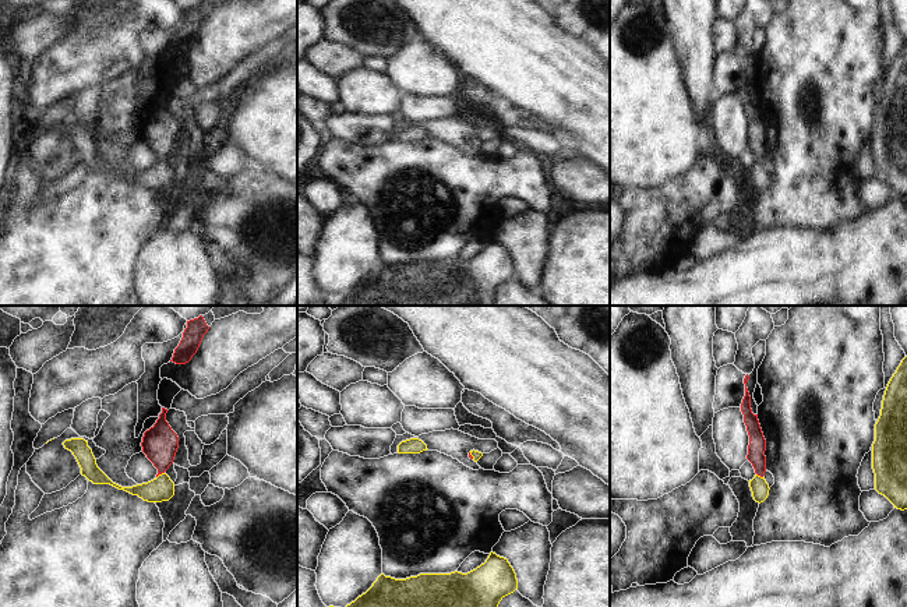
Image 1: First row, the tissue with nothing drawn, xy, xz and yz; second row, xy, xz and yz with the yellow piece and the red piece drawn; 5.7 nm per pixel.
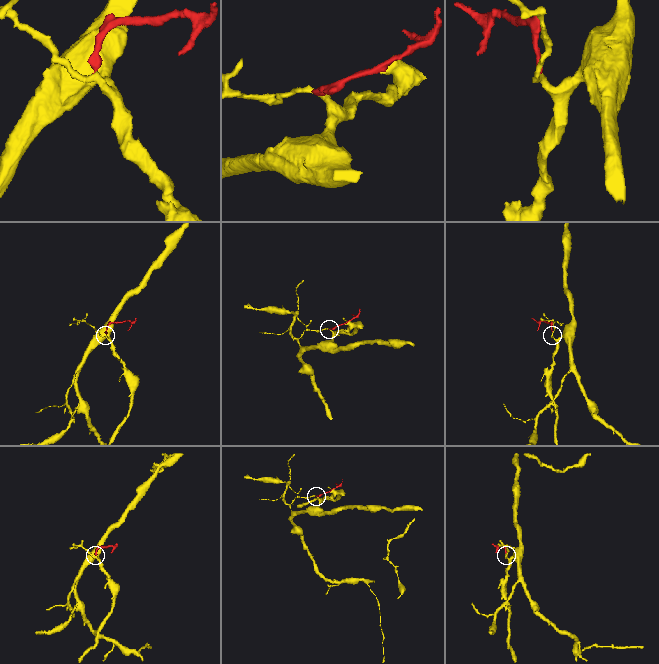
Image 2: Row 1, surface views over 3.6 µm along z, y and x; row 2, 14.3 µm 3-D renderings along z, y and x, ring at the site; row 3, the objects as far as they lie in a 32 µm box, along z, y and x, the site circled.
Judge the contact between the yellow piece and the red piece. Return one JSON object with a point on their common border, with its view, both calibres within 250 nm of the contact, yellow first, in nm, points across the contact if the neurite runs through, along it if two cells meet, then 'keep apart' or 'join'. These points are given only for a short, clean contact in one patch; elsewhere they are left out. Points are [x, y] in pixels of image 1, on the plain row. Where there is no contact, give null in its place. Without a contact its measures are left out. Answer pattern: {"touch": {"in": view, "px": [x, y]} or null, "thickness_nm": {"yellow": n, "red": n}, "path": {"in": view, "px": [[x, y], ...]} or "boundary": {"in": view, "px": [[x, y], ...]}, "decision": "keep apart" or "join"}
{"touch": {"in": "xy", "px": [159, 162]}, "thickness_nm": {"yellow": 140, "red": 200}, "path": {"in": "xy", "px": [[162, 176], [159, 162], [159, 130]]}, "decision": "join"}

